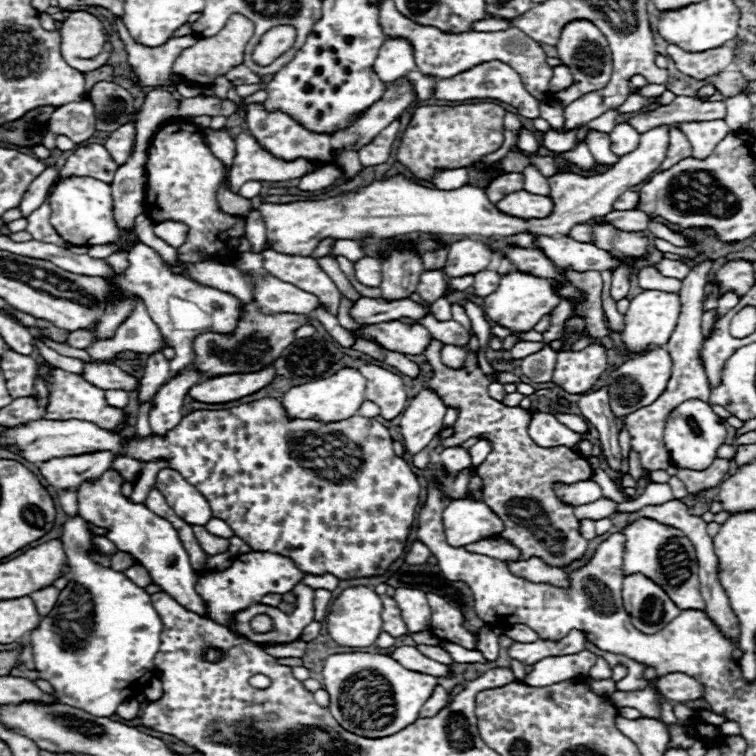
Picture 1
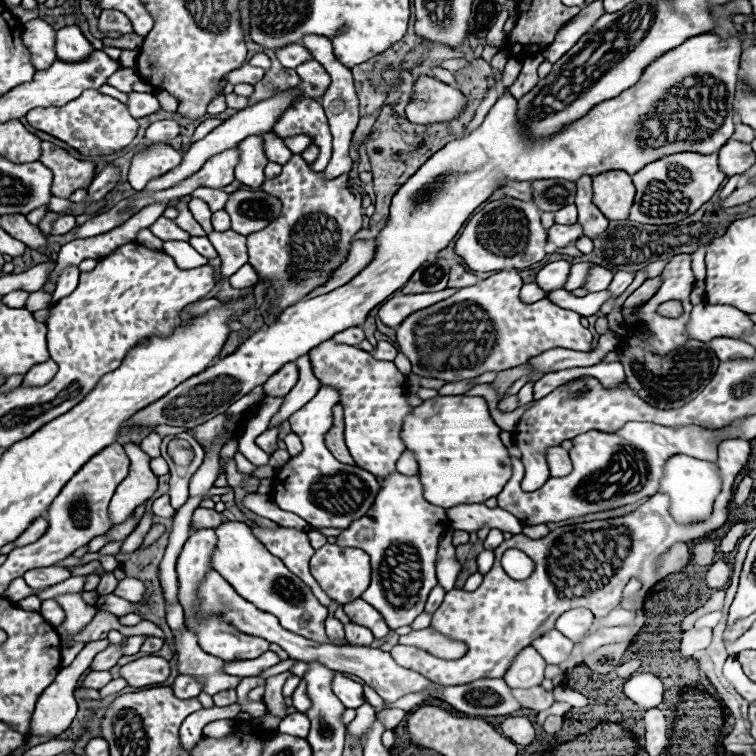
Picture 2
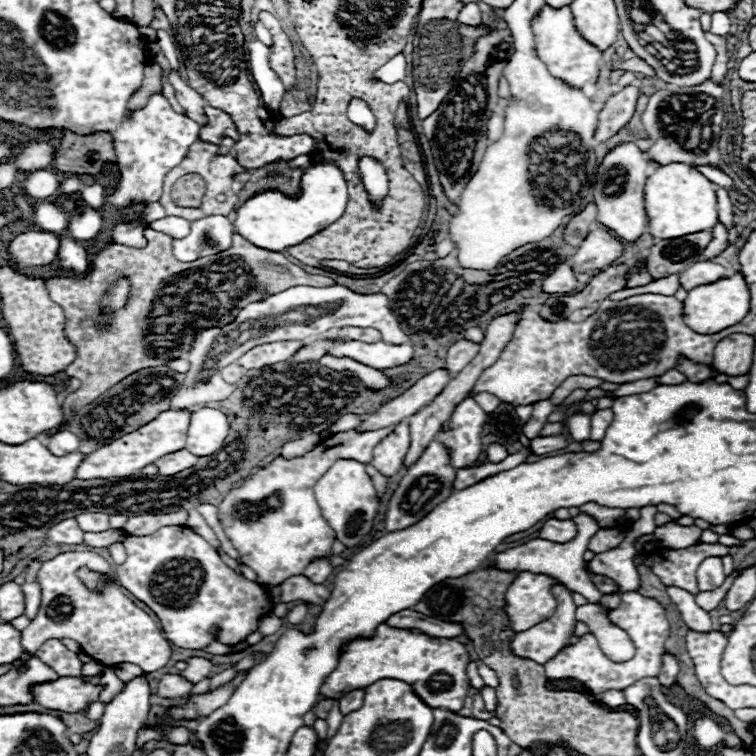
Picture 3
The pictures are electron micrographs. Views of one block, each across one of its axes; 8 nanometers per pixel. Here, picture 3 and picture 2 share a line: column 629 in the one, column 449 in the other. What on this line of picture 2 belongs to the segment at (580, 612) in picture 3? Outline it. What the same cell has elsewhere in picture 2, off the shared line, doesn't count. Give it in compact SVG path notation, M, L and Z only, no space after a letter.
M434 628L412 630L410 634L400 636L400 644L418 646L418 648L422 648L422 650L426 650L426 652L442 658L442 660L458 660L468 652L464 642L454 640L454 638L446 636L446 634L440 634Z

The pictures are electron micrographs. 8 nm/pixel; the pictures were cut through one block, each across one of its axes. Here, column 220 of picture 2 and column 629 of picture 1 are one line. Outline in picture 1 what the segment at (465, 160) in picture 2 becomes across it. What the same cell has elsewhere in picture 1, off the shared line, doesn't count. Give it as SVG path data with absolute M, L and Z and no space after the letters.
M660 346L648 350L646 354L640 354L636 358L622 362L616 370L610 372L610 380L608 380L608 396L610 396L610 406L614 416L618 418L628 416L638 408L652 404L654 398L658 398L666 390L670 372L672 372L672 358Z

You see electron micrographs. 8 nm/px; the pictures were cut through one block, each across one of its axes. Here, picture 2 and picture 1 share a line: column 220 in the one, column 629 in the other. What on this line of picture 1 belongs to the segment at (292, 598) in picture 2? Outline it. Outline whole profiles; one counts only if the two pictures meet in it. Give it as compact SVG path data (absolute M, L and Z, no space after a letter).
M640 518L634 520L630 526L624 526L620 532L626 536L624 556L622 556L624 576L646 574L646 578L658 582L658 586L666 590L670 600L680 610L704 610L704 600L700 594L700 582L696 574L698 570L696 552L692 542L682 534L682 530L654 522L652 518Z

